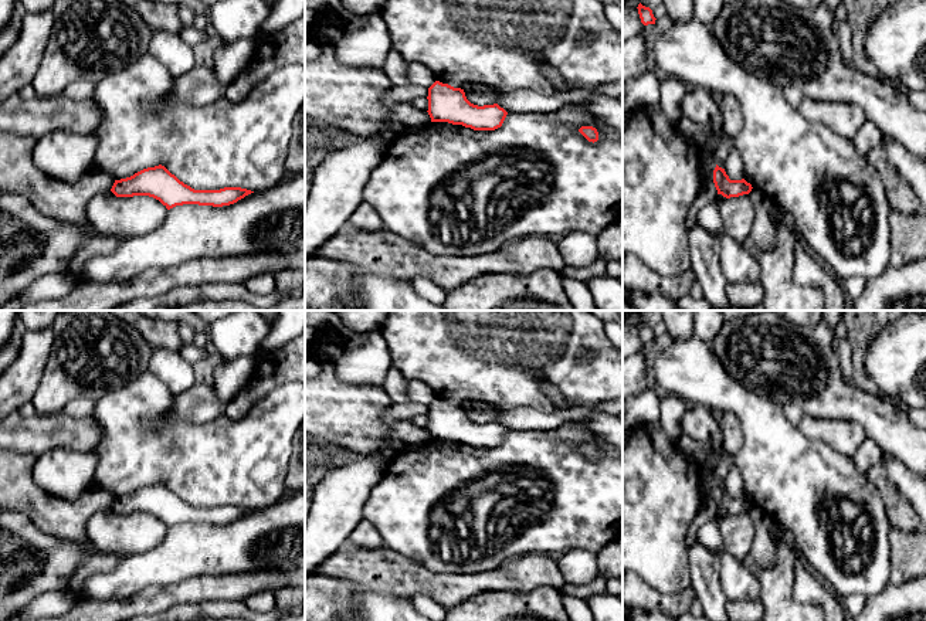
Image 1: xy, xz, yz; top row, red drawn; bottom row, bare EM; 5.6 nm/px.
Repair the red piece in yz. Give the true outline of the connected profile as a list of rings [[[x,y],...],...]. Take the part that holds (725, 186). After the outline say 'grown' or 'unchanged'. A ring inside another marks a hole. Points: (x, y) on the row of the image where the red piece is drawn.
[[[718,164],[713,170],[713,183],[718,194],[722,194],[726,198],[749,194],[753,189],[744,179],[730,180],[725,169],[719,167]]]; unchanged

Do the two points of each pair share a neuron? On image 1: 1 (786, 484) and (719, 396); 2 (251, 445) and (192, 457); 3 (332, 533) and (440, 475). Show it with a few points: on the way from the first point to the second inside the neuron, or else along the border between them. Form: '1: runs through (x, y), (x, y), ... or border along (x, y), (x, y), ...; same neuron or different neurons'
1: runs through (776, 460), (767, 434), (743, 410); same neuron
2: runs through (237, 457), (206, 457); same neuron
3: border along (375, 485), (363, 508), (362, 518); different neurons

